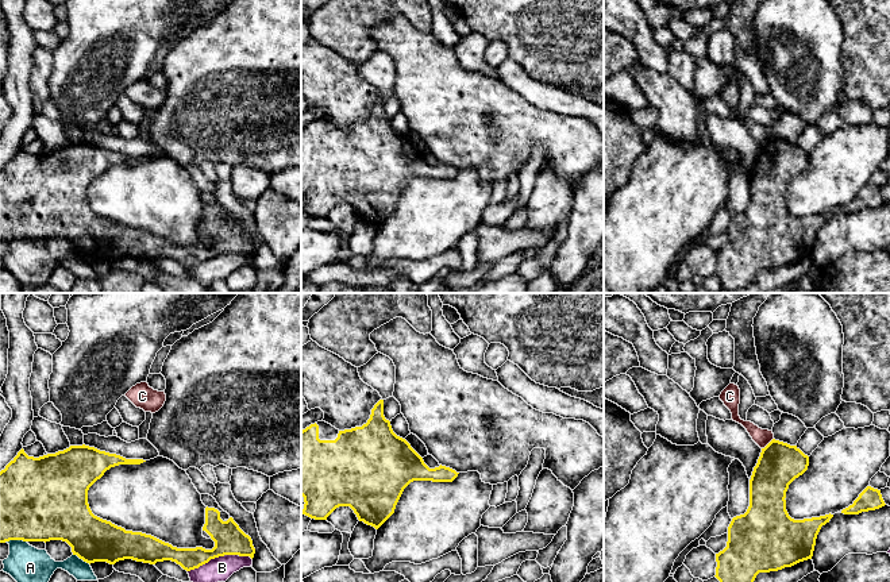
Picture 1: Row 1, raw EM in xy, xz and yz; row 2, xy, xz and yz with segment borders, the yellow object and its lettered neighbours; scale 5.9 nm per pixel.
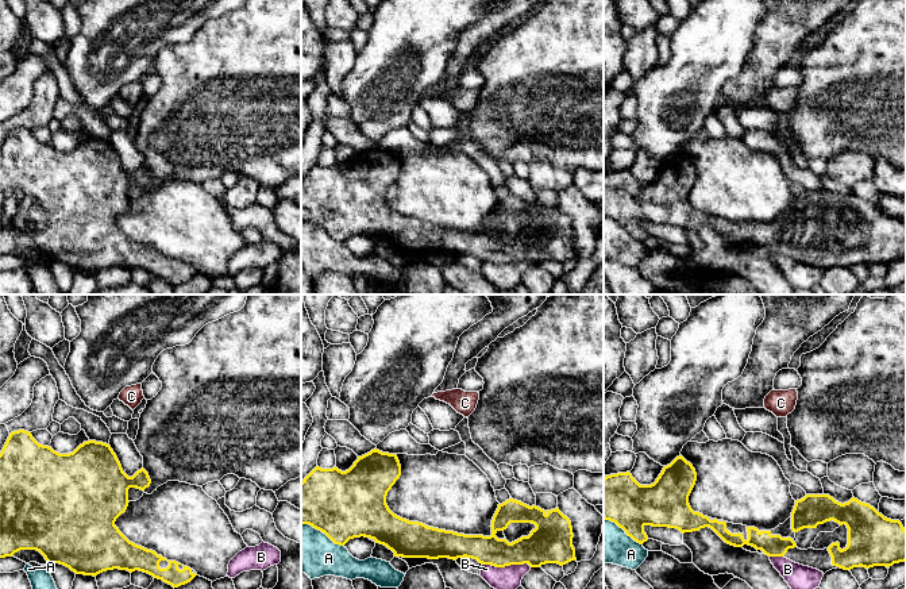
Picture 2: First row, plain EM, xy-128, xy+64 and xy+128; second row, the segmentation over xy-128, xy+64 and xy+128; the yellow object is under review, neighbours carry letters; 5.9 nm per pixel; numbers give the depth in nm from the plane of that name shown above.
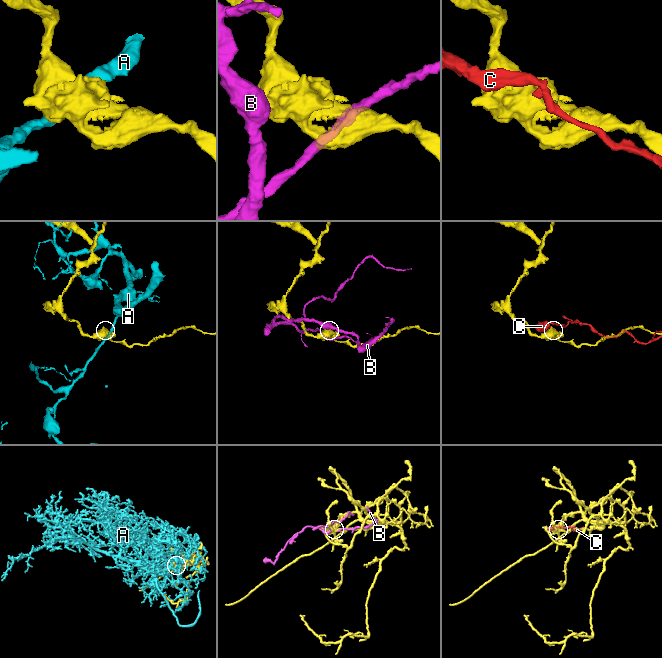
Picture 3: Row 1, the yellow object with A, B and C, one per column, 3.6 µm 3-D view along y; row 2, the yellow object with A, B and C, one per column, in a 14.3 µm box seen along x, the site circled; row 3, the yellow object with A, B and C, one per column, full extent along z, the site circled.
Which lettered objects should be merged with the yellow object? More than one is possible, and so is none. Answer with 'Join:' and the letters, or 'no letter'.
Join: no letter

